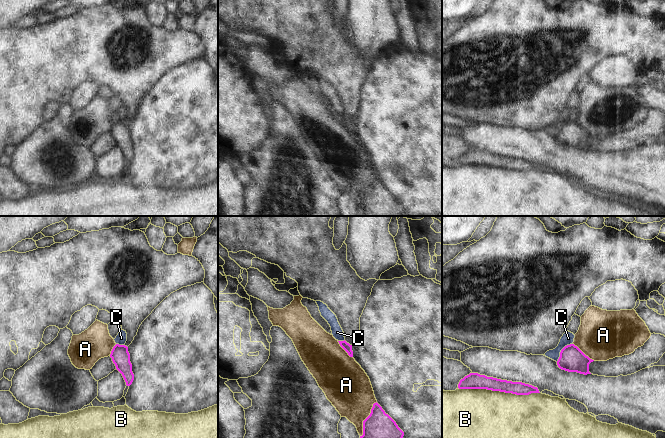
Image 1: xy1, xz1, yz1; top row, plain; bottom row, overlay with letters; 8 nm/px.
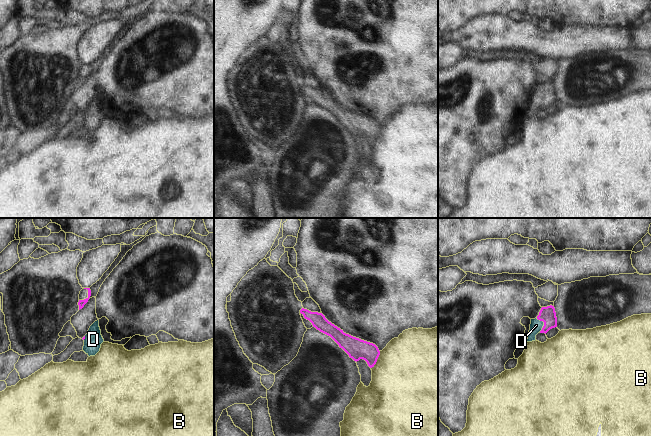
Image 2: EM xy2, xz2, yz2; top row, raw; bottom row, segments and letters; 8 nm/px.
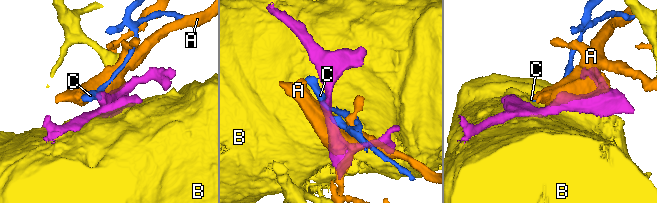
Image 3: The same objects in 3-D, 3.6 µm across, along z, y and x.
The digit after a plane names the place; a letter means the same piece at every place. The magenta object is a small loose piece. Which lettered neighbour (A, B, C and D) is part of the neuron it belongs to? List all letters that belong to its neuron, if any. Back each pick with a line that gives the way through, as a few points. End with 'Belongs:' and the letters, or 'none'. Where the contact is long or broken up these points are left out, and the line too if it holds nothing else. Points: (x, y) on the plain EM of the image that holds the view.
D: across yz2 (547, 90), (547, 95), (544, 99), (536, 101)
Belongs: D

